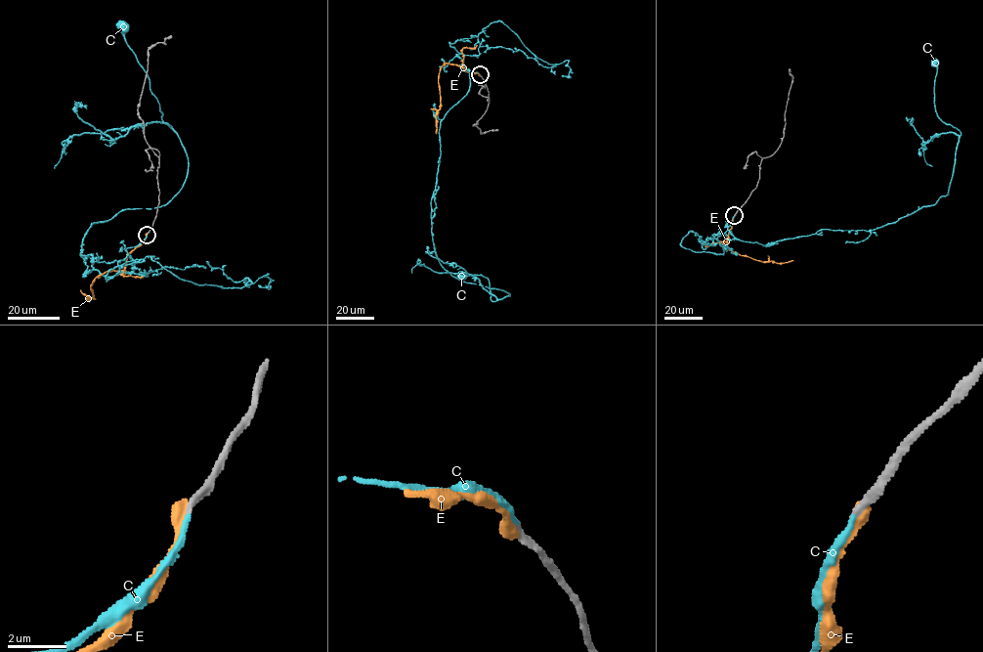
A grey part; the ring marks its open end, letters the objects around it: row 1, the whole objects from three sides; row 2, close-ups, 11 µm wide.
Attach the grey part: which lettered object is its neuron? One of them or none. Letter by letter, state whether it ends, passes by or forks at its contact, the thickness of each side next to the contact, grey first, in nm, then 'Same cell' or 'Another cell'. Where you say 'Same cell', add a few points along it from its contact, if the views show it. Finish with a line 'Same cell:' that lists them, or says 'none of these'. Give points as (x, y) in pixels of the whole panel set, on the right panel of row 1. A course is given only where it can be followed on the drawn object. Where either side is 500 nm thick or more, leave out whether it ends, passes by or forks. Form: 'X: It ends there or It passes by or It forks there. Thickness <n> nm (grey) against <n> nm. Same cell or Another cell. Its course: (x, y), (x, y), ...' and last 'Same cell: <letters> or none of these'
C: It ends there. Thickness 240 nm (grey) against 190 nm. Same cell. Its course: (734, 215), (736, 238), (768, 245), (869, 231), (948, 195), (961, 133), (937, 114), (933, 63)
E: It ends there. Thickness 280 nm (grey) against 480 nm. Another cell
Same cell: C

